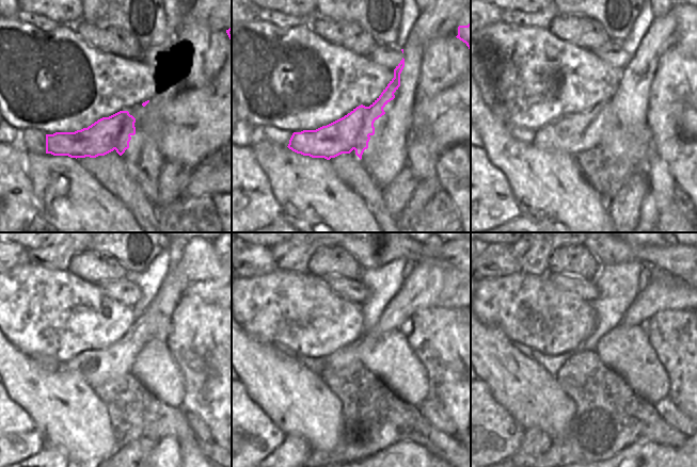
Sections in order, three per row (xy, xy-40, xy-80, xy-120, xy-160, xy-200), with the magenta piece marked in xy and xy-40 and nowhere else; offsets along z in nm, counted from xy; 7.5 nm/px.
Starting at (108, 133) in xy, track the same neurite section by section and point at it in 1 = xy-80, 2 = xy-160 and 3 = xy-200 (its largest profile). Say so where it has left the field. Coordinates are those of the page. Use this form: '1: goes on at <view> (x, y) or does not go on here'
1: goes on at xy-80 (576, 132)
2: goes on at xy-160 (448, 291)
3: goes on at xy-200 (670, 293)

